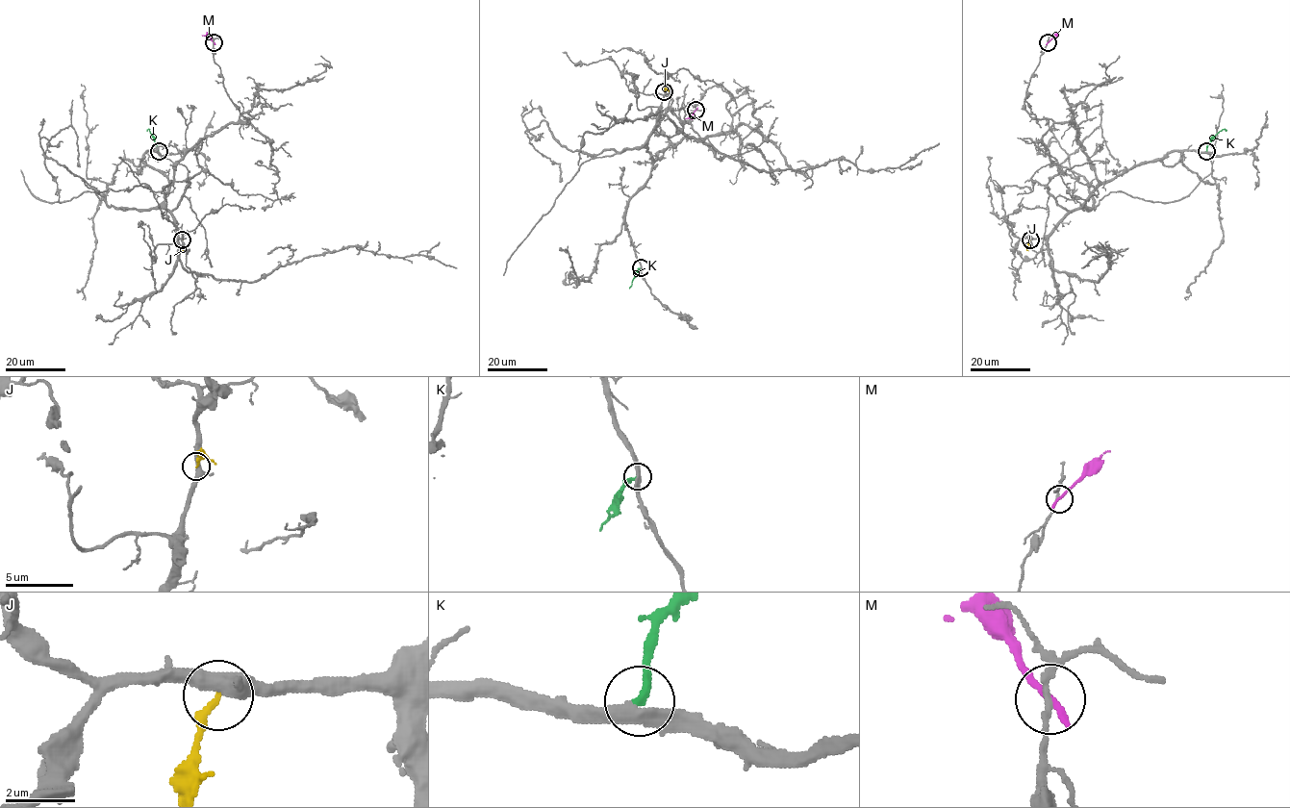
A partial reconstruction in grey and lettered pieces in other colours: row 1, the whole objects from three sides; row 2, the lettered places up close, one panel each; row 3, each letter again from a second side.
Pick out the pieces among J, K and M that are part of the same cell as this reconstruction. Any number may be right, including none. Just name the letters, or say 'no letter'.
K

